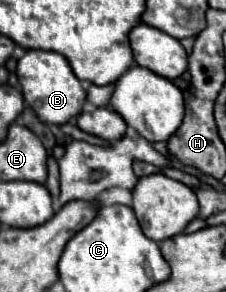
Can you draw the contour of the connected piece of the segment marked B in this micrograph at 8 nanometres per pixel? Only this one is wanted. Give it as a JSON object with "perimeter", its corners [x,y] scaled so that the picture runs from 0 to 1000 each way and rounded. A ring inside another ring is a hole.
{"perimeter":[[[115,171],[106,192],[80,205],[71,253],[80,253],[115,349],[186,418],[292,425],[310,404],[363,384],[381,308],[363,301],[363,281],[327,260],[301,205],[274,185],[195,178],[195,171]]]}

